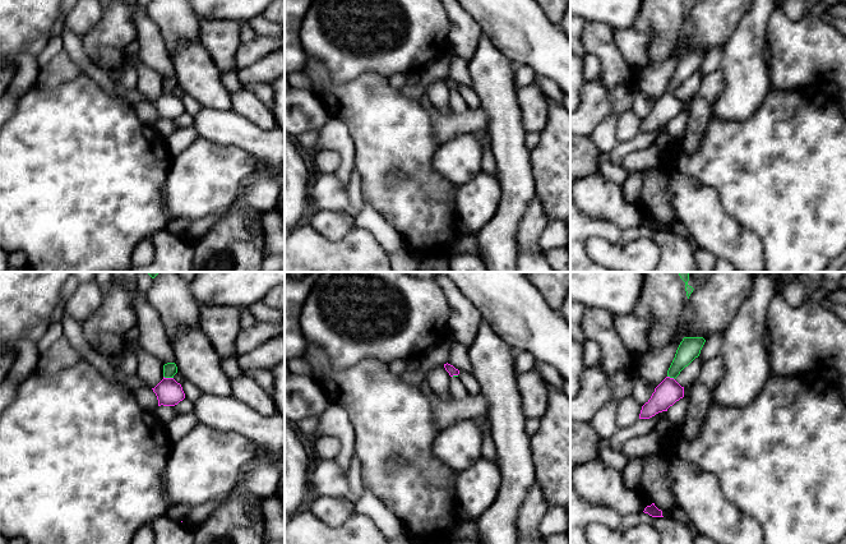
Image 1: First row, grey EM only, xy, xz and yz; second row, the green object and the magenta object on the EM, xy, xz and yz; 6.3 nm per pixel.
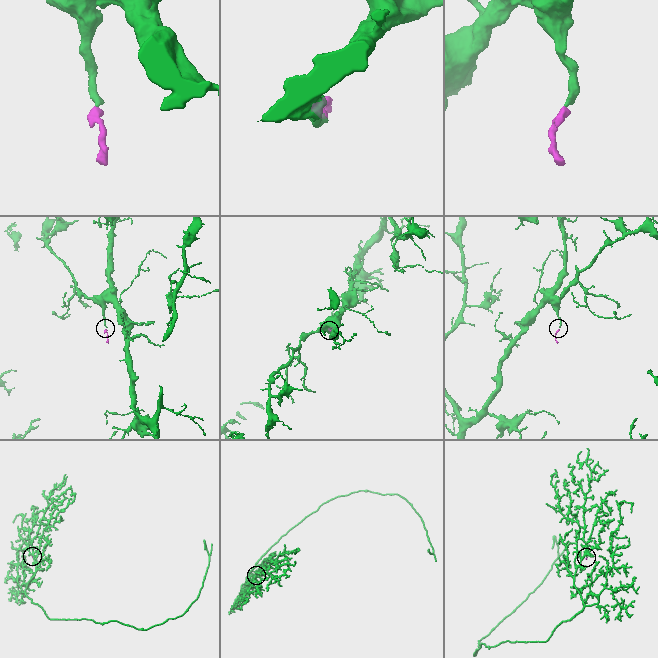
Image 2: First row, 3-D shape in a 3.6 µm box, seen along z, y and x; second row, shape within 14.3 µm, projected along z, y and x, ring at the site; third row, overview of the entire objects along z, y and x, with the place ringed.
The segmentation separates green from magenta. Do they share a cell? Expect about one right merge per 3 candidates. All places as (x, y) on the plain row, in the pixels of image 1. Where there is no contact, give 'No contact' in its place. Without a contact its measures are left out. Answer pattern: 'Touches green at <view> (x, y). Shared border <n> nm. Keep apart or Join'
Touches green at xy (169, 91). Shared border 70 nm. Join

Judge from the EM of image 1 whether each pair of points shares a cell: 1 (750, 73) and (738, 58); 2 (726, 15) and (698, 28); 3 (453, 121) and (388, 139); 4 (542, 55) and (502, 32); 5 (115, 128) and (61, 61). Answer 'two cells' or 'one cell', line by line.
1: one cell
2: one cell
3: two cells
4: one cell
5: two cells

